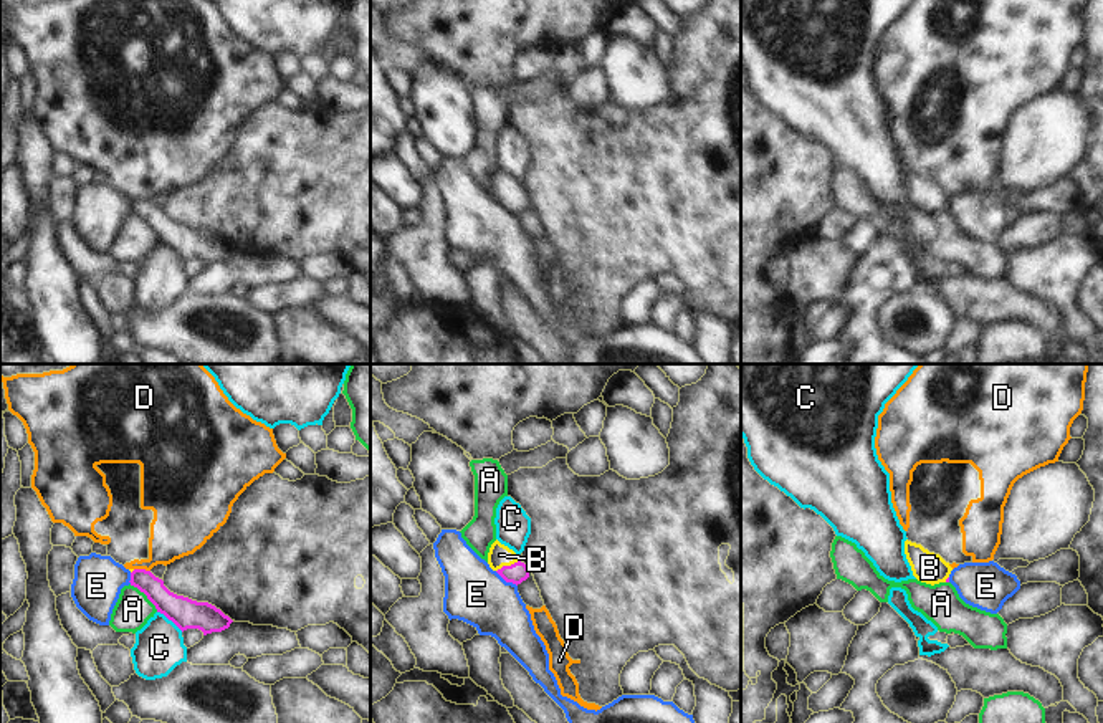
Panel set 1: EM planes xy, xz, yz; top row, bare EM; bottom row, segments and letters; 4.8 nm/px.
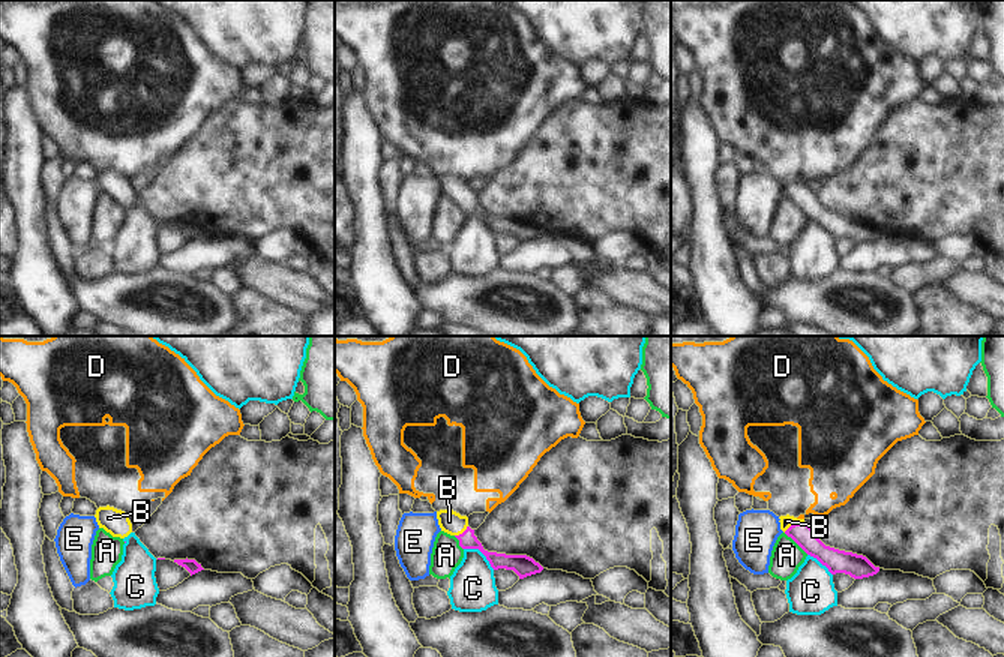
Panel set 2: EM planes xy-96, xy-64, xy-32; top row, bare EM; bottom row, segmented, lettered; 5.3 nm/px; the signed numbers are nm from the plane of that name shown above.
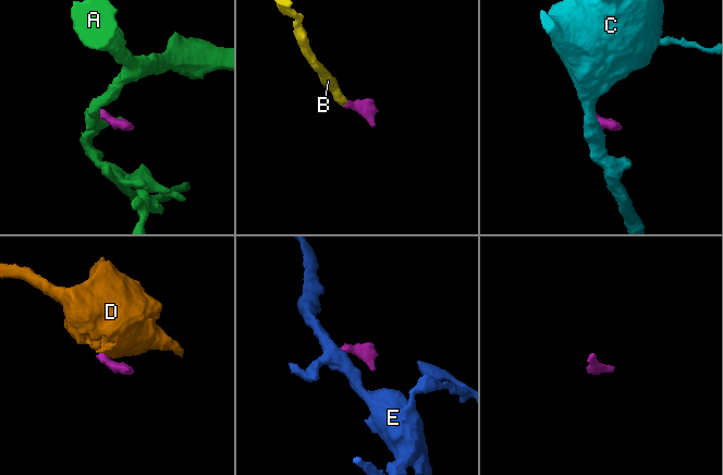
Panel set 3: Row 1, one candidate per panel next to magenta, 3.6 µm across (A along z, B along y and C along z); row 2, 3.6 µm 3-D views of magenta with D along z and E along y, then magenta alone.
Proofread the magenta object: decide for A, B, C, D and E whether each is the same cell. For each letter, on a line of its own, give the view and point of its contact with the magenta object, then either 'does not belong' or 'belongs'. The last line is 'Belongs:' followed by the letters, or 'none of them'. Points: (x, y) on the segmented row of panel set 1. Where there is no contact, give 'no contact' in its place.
A: meets magenta in xy at (146, 594); does not belong
B: meets magenta in xz at (506, 566); belongs
C: meets magenta in xy at (171, 619); does not belong
D: meets magenta in xy at (143, 569); does not belong
E: meets magenta in xz at (506, 581); does not belong
Belongs: B

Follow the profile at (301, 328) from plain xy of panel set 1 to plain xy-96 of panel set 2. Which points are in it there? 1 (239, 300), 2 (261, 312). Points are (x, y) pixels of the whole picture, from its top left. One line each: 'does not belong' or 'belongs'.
1: belongs
2: belongs

